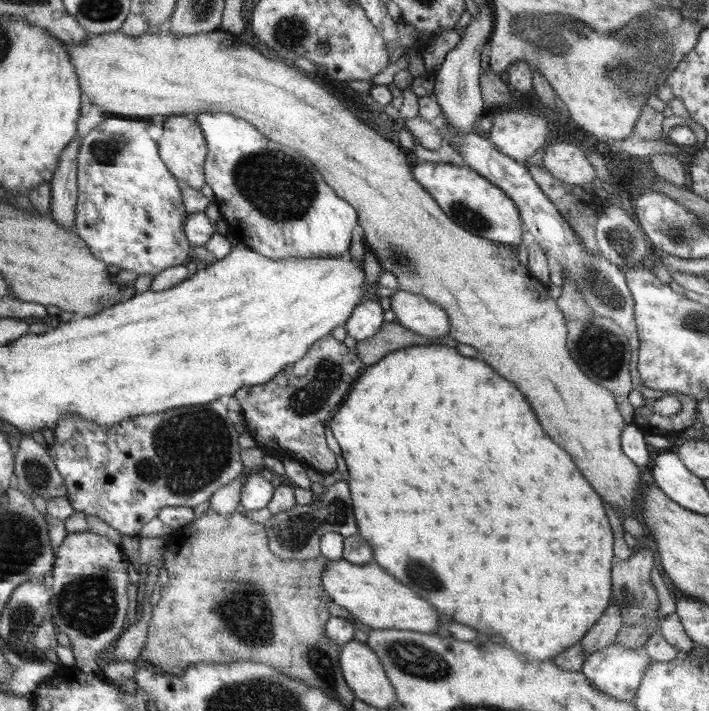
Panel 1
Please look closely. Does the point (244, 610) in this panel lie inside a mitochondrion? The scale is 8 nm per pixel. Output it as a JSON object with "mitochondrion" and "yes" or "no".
{"mitochondrion":"yes"}

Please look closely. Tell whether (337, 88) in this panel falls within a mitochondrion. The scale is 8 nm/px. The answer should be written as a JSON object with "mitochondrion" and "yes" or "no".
{"mitochondrion":"no"}

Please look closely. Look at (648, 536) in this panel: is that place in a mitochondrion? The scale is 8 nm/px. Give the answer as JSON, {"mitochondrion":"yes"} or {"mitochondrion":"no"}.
{"mitochondrion":"no"}

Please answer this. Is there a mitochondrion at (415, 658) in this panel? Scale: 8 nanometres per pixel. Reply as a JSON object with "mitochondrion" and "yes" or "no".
{"mitochondrion":"yes"}

